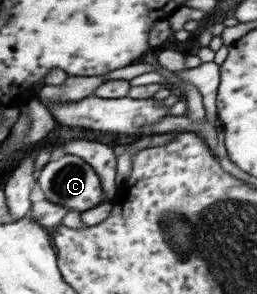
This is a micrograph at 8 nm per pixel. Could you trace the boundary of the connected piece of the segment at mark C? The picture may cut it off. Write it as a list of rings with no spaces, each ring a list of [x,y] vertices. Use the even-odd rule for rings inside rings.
[[[65,154],[58,160],[46,163],[39,176],[39,184],[45,198],[50,204],[58,204],[66,209],[72,209],[82,213],[103,203],[100,177],[92,170],[92,167],[82,158],[71,154]]]

